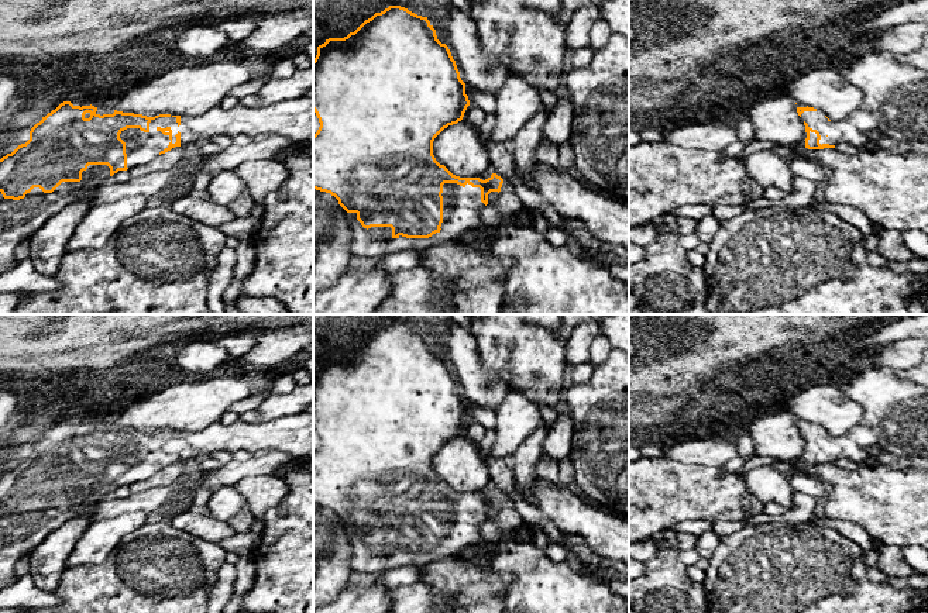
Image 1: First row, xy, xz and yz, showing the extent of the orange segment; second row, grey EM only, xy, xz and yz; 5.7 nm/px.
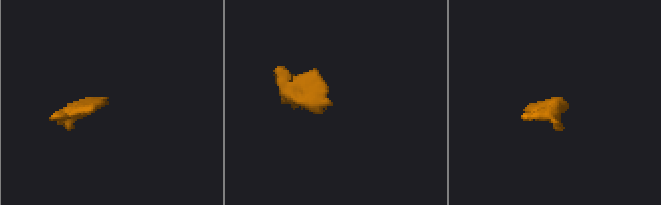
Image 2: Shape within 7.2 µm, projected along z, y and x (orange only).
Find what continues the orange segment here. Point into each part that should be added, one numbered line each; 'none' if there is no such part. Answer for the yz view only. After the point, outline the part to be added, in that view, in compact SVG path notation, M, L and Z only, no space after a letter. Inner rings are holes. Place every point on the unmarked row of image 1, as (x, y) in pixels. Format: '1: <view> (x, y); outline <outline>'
1: yz (842, 447); outline M821 426L804 427L801 434L808 440L810 444L819 448L821 461L836 461L839 458L848 458L856 464L862 464L870 459L866 448L862 448L849 437L829 437Z

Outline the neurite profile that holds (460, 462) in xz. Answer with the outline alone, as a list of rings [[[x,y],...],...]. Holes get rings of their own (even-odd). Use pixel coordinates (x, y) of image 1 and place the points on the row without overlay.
[[[461,435],[434,454],[433,471],[453,490],[478,493],[481,489],[492,488],[484,457],[480,441]]]

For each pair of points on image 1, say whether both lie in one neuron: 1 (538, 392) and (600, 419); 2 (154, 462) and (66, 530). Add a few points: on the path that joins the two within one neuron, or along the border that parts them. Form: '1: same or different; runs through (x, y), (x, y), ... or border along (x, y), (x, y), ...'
1: different; border along (560, 396), (562, 403)
2: different; border along (90, 508), (59, 526)

